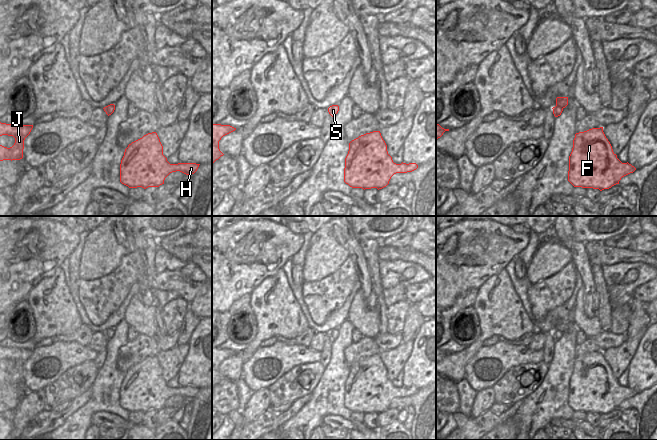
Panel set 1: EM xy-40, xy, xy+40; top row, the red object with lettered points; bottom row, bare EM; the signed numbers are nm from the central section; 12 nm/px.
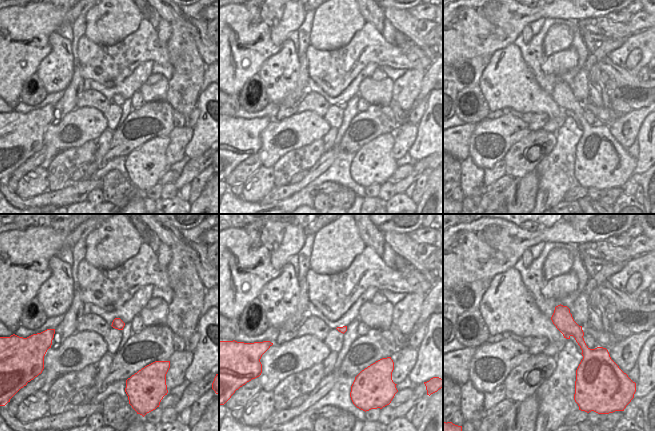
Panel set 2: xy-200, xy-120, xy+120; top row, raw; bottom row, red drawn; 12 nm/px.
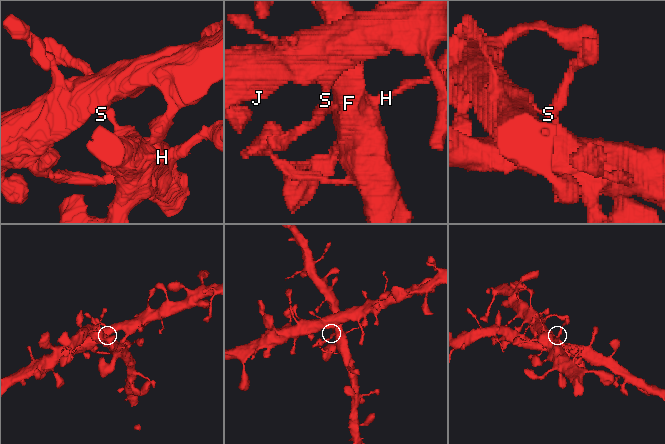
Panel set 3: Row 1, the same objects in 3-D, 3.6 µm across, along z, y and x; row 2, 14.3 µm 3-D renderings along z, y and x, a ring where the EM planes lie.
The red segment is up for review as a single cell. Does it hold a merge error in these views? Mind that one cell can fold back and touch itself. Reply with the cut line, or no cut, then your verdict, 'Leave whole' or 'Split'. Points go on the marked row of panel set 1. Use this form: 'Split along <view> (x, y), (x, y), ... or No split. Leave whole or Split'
Split along xy+40 (556, 105), (562, 108). Split

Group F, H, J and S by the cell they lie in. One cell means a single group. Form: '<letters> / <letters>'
F H / J S

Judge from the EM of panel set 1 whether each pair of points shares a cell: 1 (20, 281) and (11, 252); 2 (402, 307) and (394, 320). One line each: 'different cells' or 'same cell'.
1: same cell
2: same cell

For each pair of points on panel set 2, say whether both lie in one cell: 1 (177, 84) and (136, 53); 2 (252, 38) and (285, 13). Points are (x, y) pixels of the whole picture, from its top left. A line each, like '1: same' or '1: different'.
1: different
2: same

